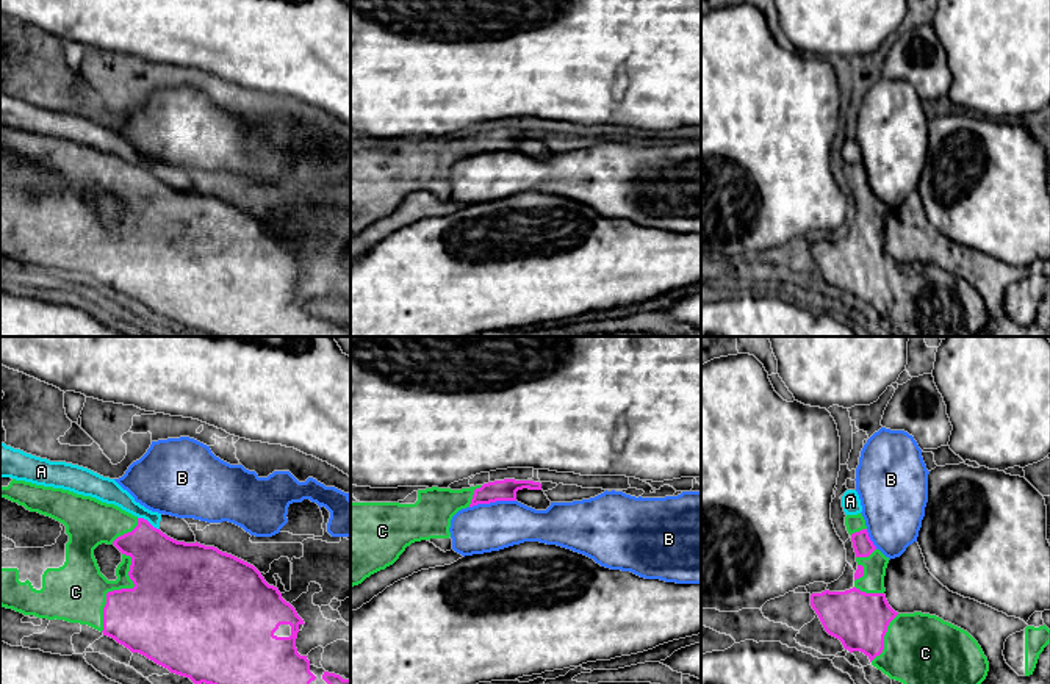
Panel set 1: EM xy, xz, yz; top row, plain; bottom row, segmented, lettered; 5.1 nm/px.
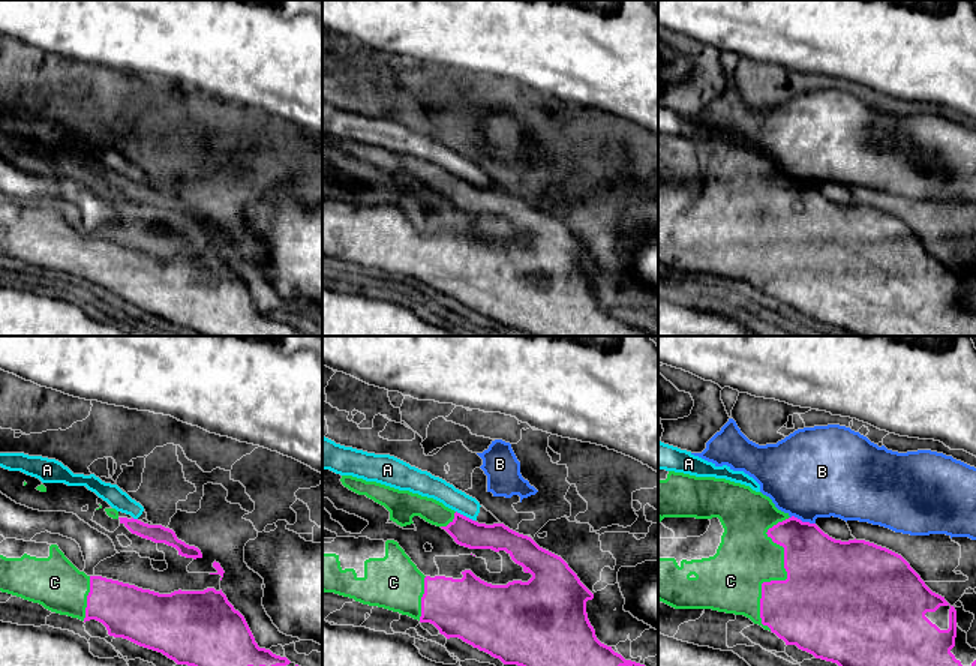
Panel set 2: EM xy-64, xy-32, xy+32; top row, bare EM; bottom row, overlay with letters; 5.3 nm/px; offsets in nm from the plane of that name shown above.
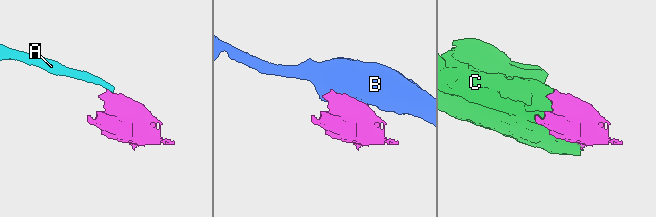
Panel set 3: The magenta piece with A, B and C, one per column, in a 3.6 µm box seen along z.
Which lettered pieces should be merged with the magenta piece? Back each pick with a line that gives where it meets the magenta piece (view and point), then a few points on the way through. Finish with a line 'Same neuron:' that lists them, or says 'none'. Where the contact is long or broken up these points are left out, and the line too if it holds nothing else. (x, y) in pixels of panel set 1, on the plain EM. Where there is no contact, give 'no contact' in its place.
C: meets magenta in xy at (118, 240)
Same neuron: C

